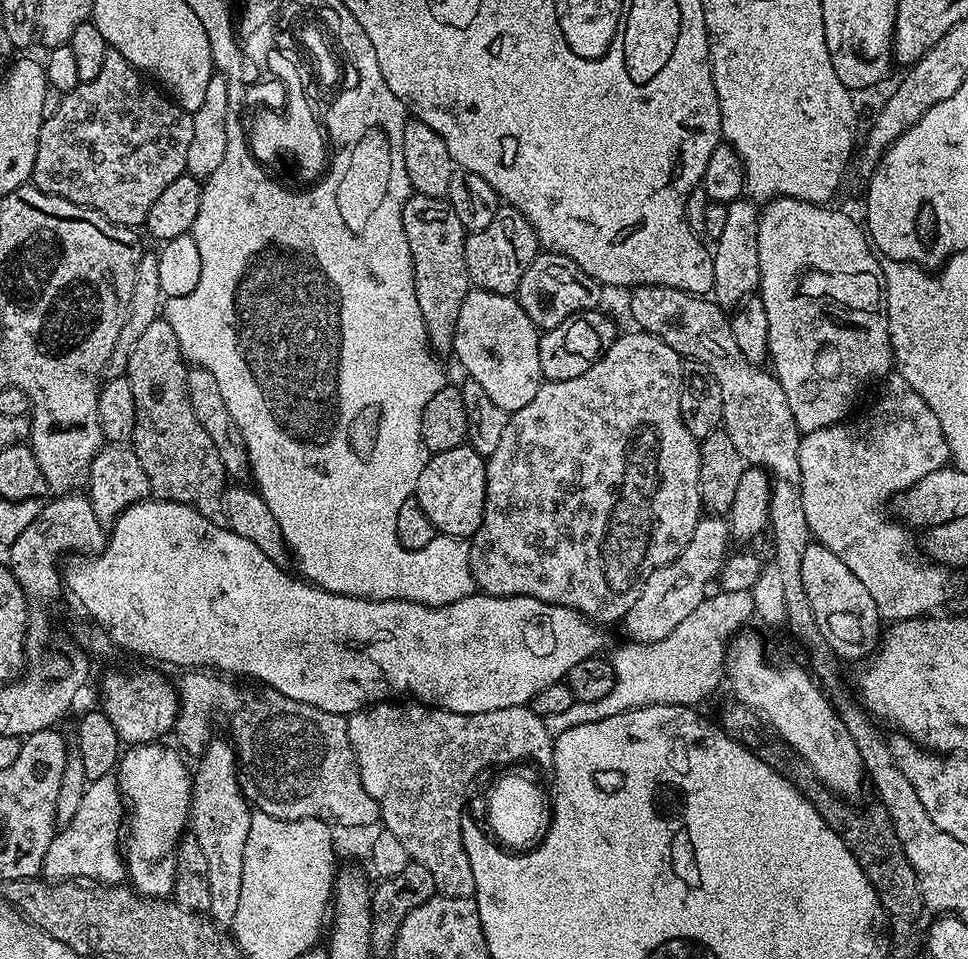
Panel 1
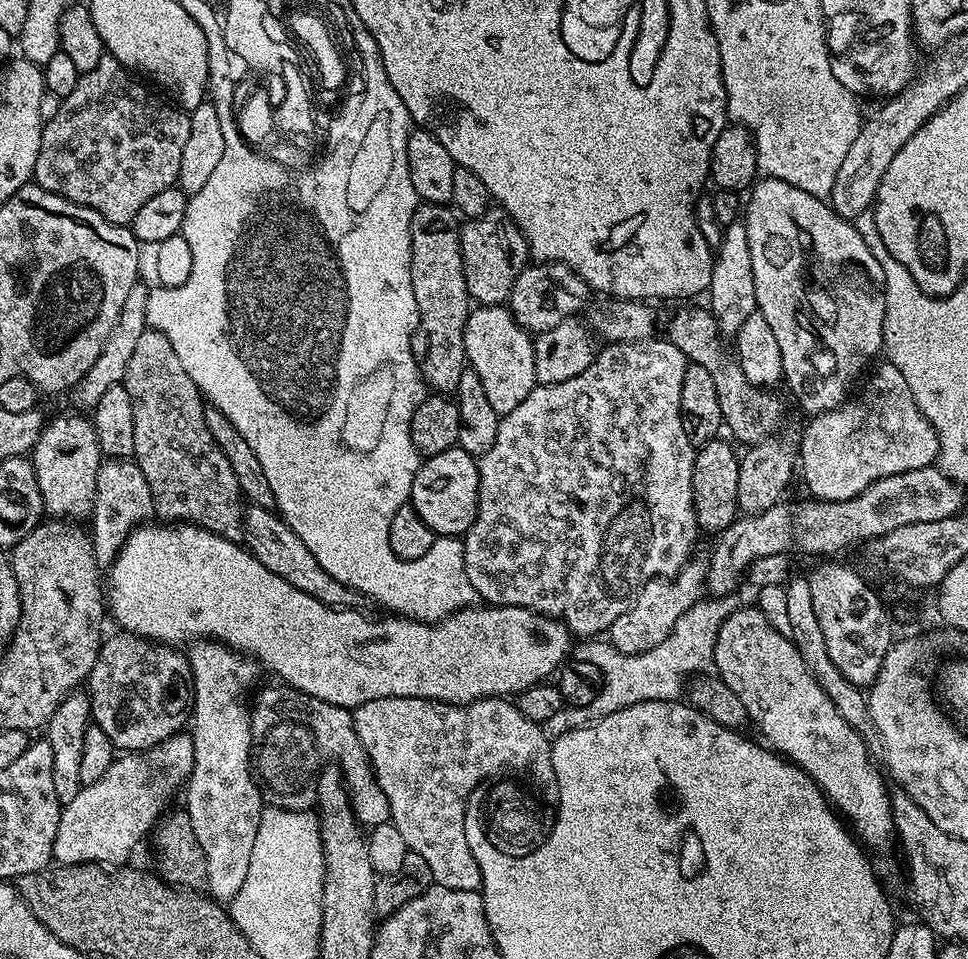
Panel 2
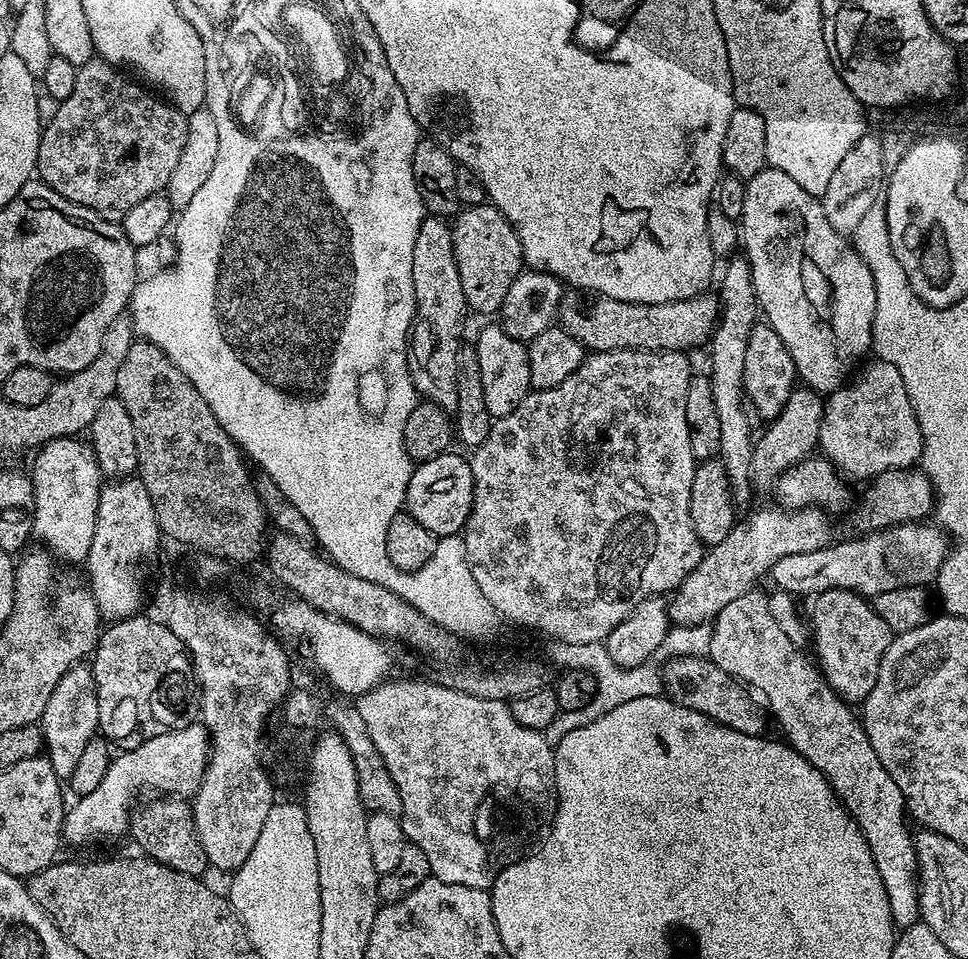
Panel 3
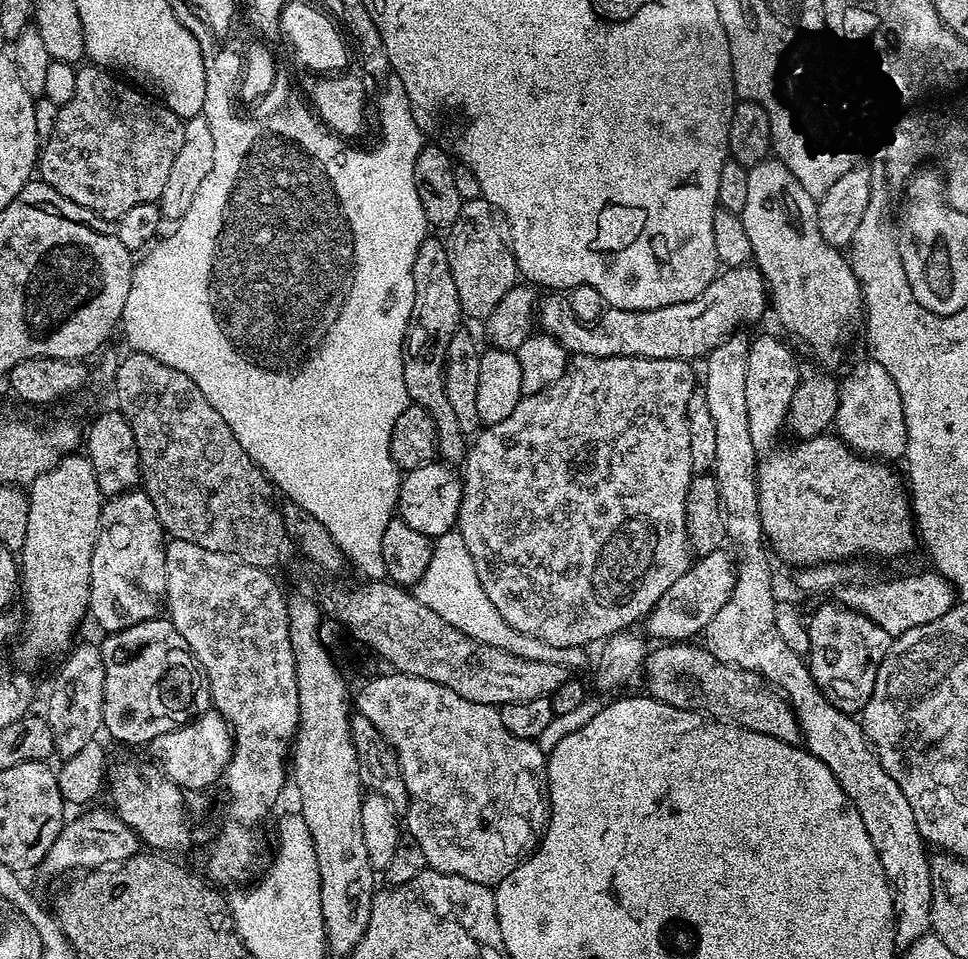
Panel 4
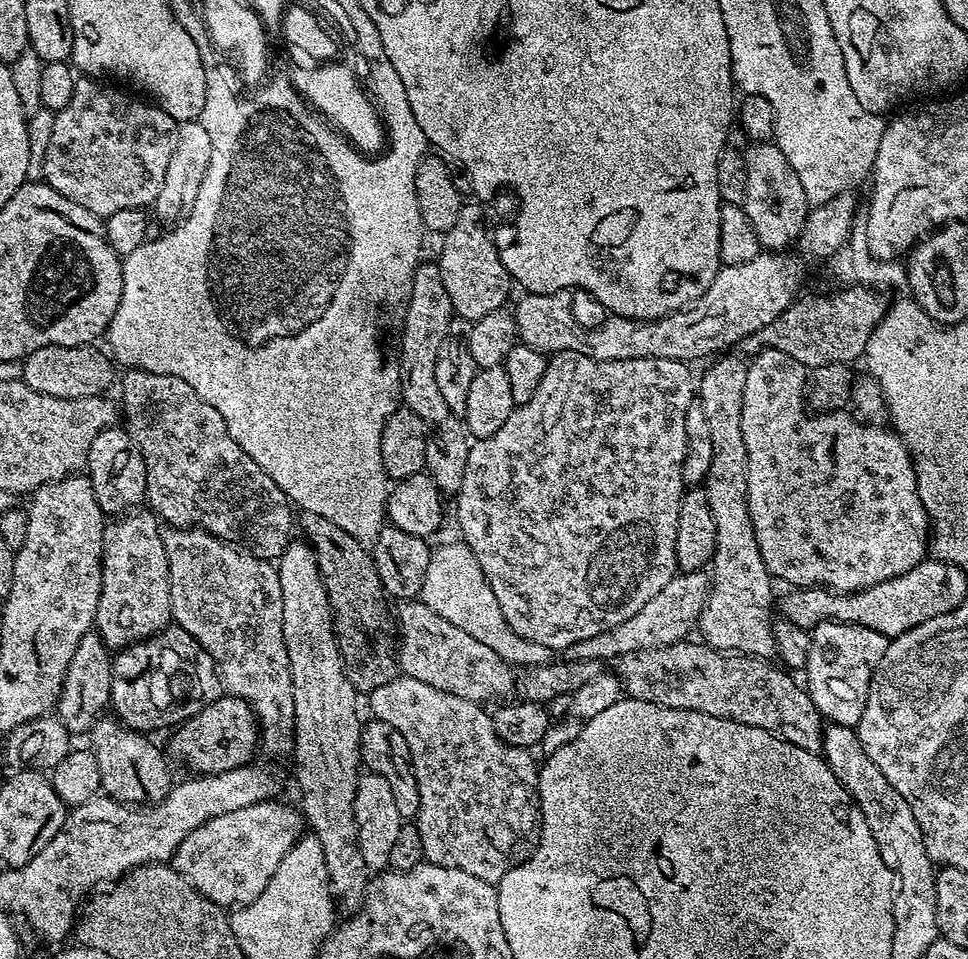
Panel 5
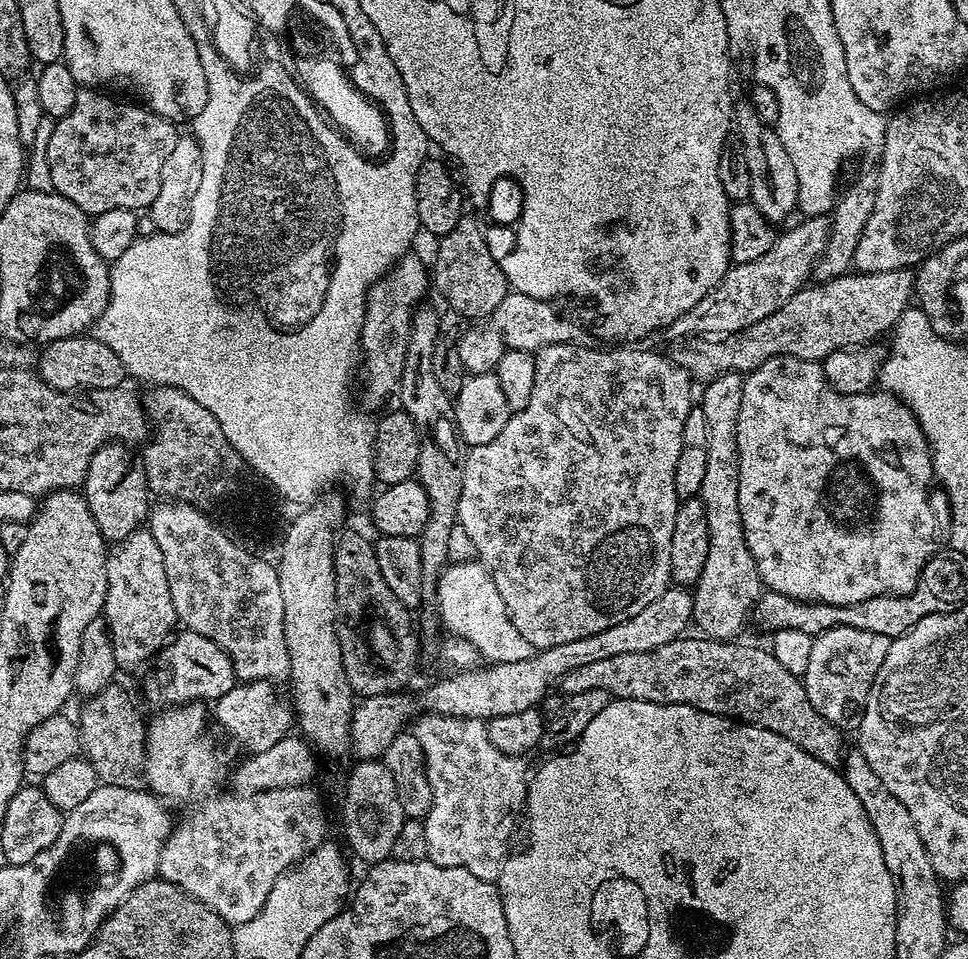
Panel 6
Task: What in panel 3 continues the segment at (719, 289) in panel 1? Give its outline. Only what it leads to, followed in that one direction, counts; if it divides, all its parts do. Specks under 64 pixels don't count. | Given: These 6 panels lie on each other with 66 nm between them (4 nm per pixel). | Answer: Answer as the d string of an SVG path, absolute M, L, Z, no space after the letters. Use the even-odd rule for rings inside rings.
M736 254L725 264L728 265L724 268L724 277L720 280L720 292L718 291L720 314L710 337L710 349L712 348L712 372L710 371L710 379L712 381L714 410L718 414L718 426L722 432L718 456L719 459L724 461L724 469L732 487L733 501L740 505L746 503L751 498L752 492L754 493L752 482L754 431L752 432L752 424L748 421L749 409L746 407L746 397L744 395L744 367L746 366L746 342L750 342L750 330L758 322L758 305L754 282L752 281L752 267L748 265L747 259L743 255Z

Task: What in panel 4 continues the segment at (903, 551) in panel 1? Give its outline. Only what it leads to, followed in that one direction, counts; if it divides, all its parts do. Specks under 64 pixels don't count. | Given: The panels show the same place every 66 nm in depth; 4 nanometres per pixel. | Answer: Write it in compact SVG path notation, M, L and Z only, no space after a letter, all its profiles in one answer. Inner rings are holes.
M864 358L861 364L856 364L844 380L839 381L840 393L838 394L838 410L834 421L835 435L839 436L845 444L854 452L861 453L869 458L875 458L881 462L896 462L908 451L908 439L906 438L906 418L902 414L902 400L898 398L898 386L894 386L894 378L886 374L886 370L878 362L870 358Z

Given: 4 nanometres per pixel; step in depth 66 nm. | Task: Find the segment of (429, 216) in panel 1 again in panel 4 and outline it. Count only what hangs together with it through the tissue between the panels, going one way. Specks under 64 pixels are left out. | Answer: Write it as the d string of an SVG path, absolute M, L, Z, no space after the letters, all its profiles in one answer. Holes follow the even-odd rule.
M426 238L422 246L418 246L418 258L414 258L414 310L408 319L408 334L404 338L404 381L409 401L422 406L422 410L426 410L426 414L430 414L430 418L436 423L436 451L439 459L456 466L466 455L466 433L462 430L462 426L458 426L458 417L455 416L450 402L446 399L444 363L446 350L450 346L450 338L456 333L456 329L461 327L462 313L458 302L457 287L454 286L450 264L447 262L445 241L440 238L432 239Z

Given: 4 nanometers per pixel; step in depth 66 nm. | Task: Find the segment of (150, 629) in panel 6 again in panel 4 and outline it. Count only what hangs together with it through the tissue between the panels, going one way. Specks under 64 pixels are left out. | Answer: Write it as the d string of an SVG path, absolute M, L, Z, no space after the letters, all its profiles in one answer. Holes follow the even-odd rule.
M133 490L131 492L123 492L121 496L113 496L103 501L100 510L100 529L98 530L98 542L94 542L94 558L90 562L90 602L88 603L88 611L91 619L96 619L96 624L101 628L101 633L111 634L121 632L130 626L134 626L138 622L146 622L147 620L155 620L161 615L162 605L166 600L166 533L163 526L160 525L158 518L158 510L154 510L154 502L150 502L147 492L143 490Z

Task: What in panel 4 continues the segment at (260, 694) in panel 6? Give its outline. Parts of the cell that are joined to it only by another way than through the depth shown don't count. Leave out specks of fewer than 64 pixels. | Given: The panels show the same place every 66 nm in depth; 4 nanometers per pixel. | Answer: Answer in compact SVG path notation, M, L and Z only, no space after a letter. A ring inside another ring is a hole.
M215 710L203 712L188 724L170 730L166 734L158 734L150 745L151 755L160 769L185 790L191 788L208 788L221 779L224 768L232 757L234 737L228 721Z

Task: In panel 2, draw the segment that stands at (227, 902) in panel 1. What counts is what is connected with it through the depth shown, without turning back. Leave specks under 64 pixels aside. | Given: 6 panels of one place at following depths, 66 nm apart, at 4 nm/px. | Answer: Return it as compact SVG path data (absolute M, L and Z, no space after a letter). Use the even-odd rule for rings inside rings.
M211 638L197 640L191 645L191 648L192 652L189 651L187 657L188 664L192 668L192 691L194 693L192 714L190 717L190 735L192 745L194 746L194 766L186 781L188 793L185 794L184 800L188 803L186 811L190 818L190 826L194 826L194 835L198 838L198 846L202 846L202 854L206 854L206 874L208 875L207 895L211 896L217 902L230 902L236 897L238 890L242 890L242 882L246 882L246 874L250 870L250 854L254 854L254 838L258 838L258 822L260 821L260 813L262 811L260 785L254 775L253 769L250 767L252 762L252 731L250 730L252 717L249 705L247 703L244 705L244 699L247 698L248 691L260 680L262 668L251 656L243 652L237 652L236 649L228 647L227 644L217 642Z

